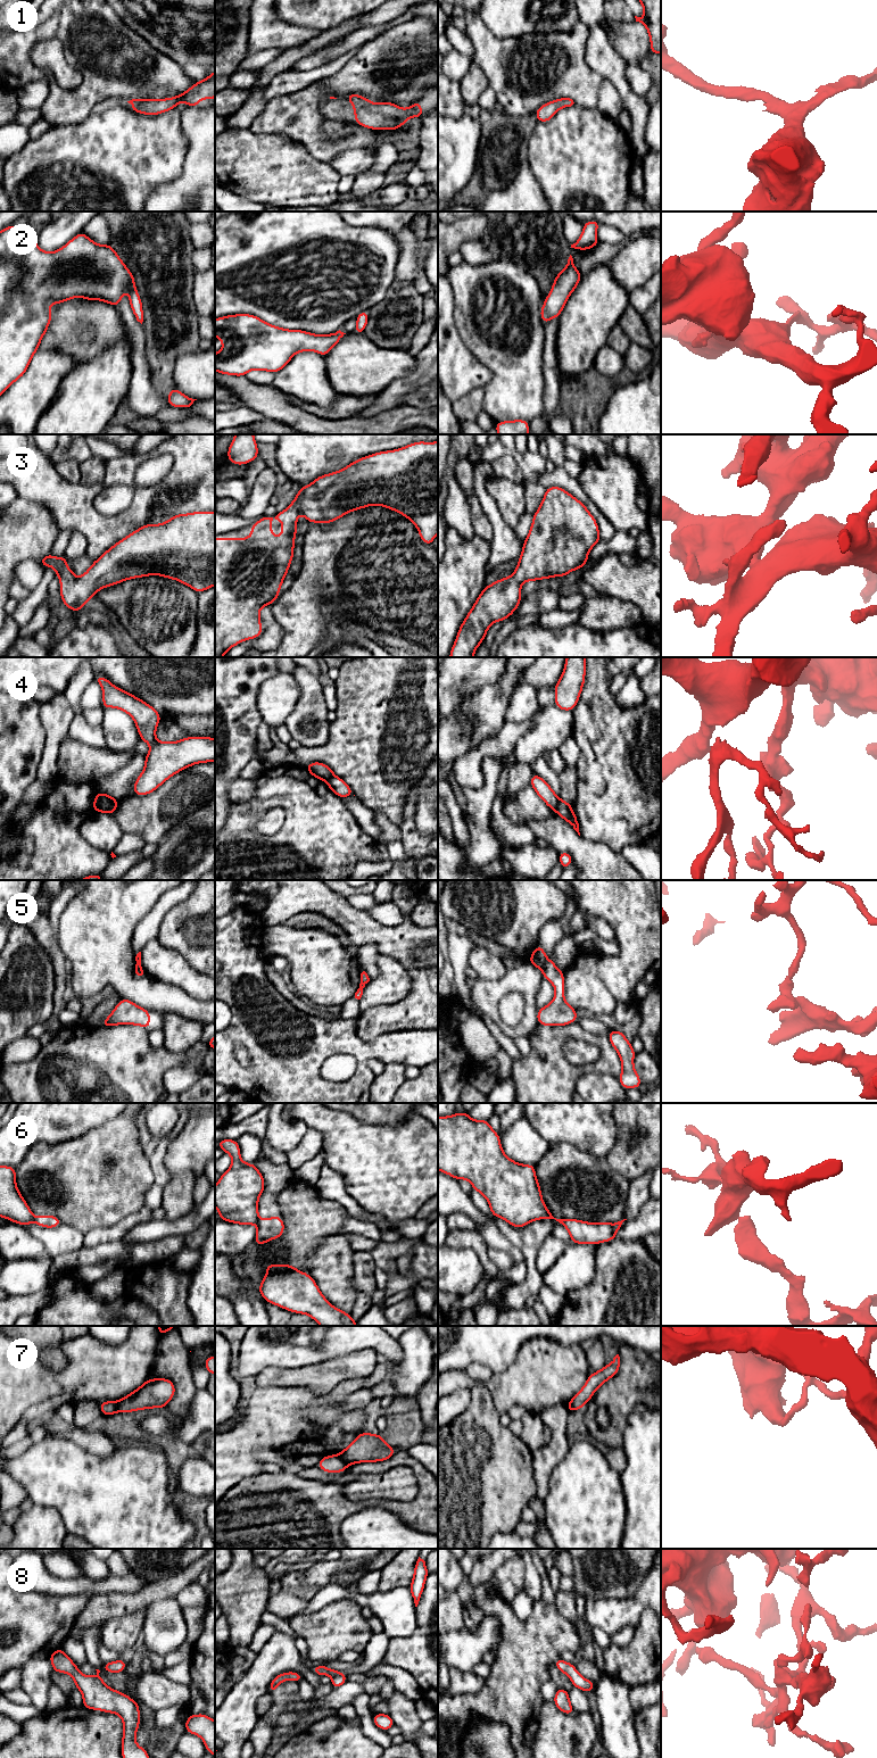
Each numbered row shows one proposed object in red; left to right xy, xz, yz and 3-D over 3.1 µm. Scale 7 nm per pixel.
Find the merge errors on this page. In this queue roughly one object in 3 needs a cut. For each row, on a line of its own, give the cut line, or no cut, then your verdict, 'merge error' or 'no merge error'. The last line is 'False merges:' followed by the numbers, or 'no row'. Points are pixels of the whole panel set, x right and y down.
1: no cut; no merge error
2: no cut; no merge error
3: no cut; no merge error
4: cut in xy along (114, 798), (106, 812); merge error
5: cut in yz along (547, 959), (540, 968); merge error
6: cut in yz along (554, 1217), (555, 1221); merge error
7: cut in xy along (120, 1401), (117, 1411); merge error
8: no cut; no merge error
False merges: 4, 5, 6, 7

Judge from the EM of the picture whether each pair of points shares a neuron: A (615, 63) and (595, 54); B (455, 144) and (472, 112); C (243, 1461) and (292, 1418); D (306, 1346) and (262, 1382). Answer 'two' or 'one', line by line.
A: one
B: two
C: one
D: two

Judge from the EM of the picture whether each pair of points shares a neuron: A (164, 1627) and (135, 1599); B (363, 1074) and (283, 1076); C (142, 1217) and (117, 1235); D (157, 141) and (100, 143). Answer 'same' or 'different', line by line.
A: different
B: same
C: same
D: same

